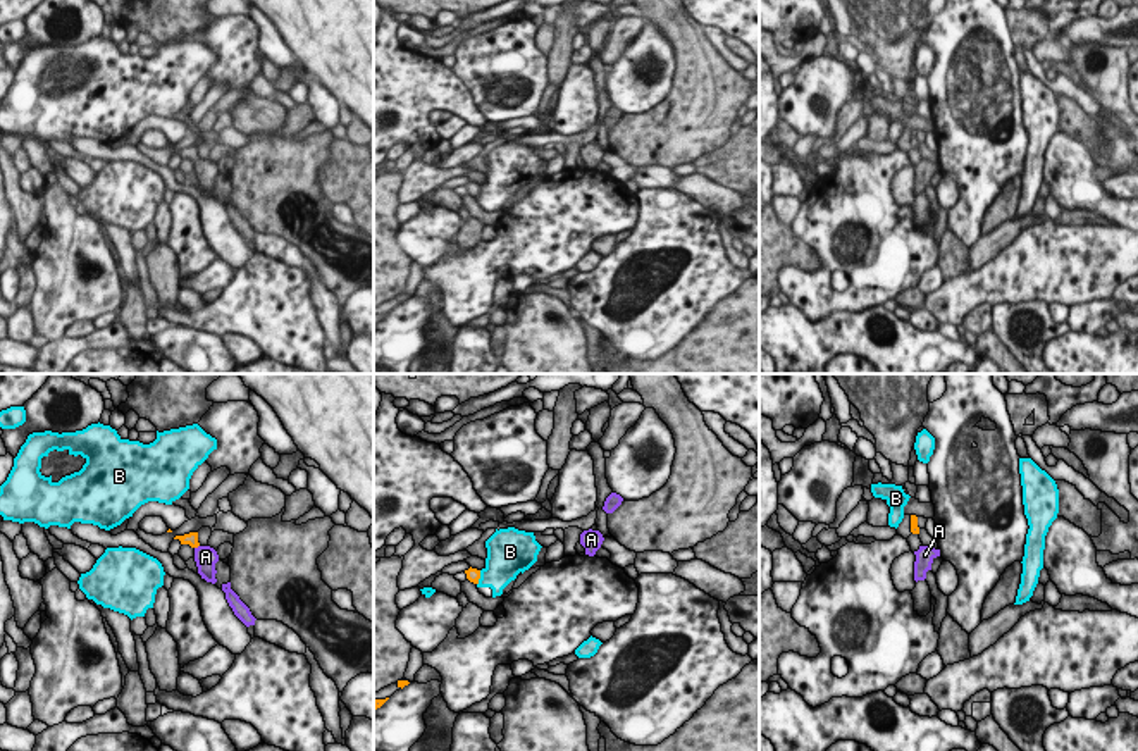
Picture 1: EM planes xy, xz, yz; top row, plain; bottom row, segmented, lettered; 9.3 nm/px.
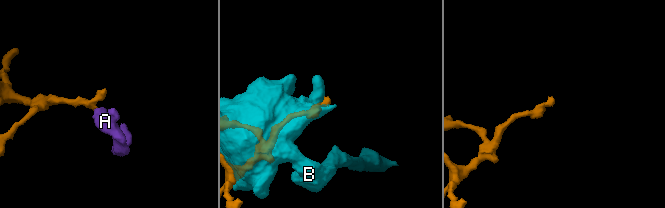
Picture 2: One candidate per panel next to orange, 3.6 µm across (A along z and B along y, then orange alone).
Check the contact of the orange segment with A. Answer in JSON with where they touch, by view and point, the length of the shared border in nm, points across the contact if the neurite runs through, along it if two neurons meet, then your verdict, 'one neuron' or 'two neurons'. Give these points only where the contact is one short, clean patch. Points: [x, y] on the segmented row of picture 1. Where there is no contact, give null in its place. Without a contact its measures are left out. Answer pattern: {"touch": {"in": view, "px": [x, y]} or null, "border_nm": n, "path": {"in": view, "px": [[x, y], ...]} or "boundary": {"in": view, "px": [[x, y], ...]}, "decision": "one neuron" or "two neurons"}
{"touch": {"in": "xy", "px": [197, 546]}, "border_nm": 60, "path": {"in": "xy", "px": [[191, 538], [197, 546], [205, 557]]}, "decision": "one neuron"}

